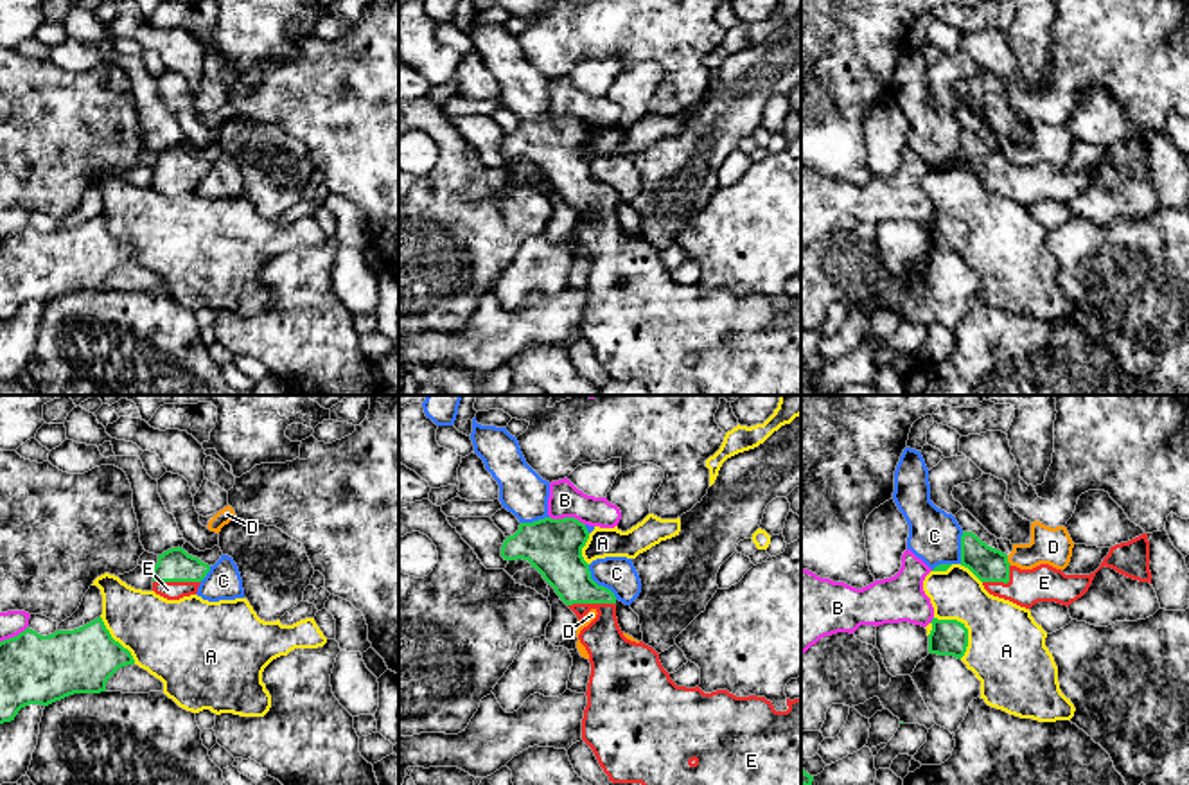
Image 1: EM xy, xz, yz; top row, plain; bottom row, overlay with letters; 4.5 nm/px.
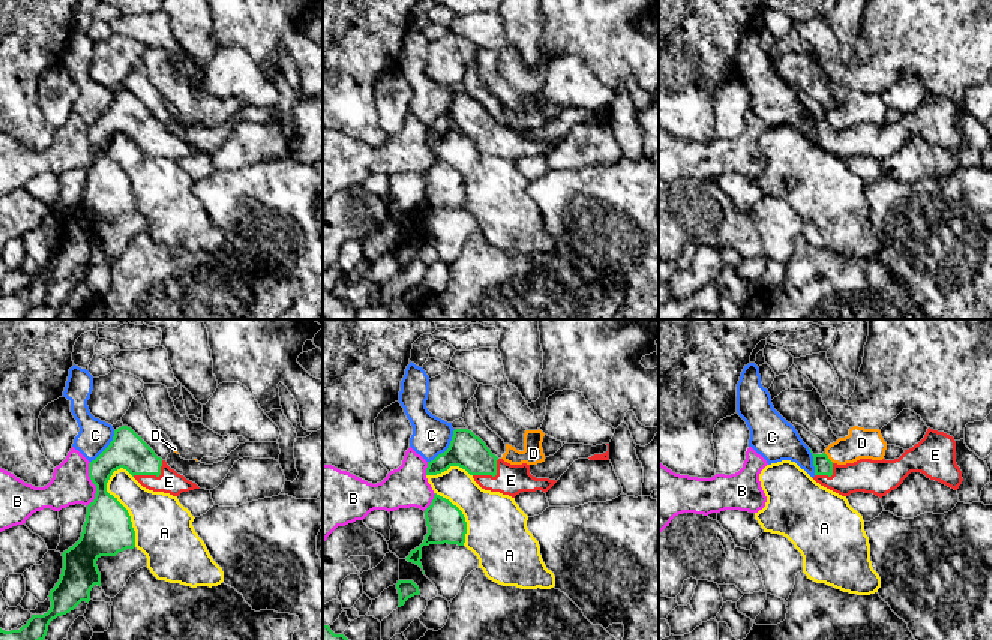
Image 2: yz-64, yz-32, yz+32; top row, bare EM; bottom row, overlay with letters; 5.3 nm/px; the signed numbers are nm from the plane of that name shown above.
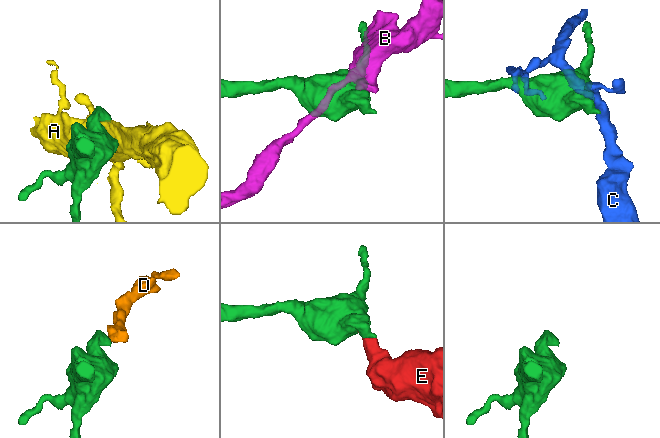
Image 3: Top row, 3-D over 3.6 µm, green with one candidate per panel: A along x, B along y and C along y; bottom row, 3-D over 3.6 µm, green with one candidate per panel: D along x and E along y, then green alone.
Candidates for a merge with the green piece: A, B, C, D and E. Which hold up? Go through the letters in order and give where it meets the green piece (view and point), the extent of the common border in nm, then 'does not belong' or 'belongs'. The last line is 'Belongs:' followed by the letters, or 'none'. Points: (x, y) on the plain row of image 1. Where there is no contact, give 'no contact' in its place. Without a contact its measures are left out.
A: contact yz (965, 225); length 220 nm; does not belong
B: contact xz (568, 115); length 170 nm; does not belong
C: contact xz (597, 182); length 200 nm; does not belong
D: contact yz (1006, 158); length 50 nm; does not belong
E: contact xy (176, 178); length 220 nm; belongs
Belongs: E

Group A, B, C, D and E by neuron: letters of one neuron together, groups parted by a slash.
A / B / C / D / E

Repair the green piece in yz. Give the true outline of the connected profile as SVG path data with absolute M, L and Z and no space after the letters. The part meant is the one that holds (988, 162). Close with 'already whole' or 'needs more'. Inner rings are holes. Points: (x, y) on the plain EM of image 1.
M963 129L961 163L968 165L990 192L1026 207L1038 199L1056 199L1069 205L1088 189L1096 171L1105 163L1128 176L1151 181L1148 131L1112 144L1094 171L1065 172L1049 162L1033 167L1011 163L1006 151L988 144L975 131Z | needs more

